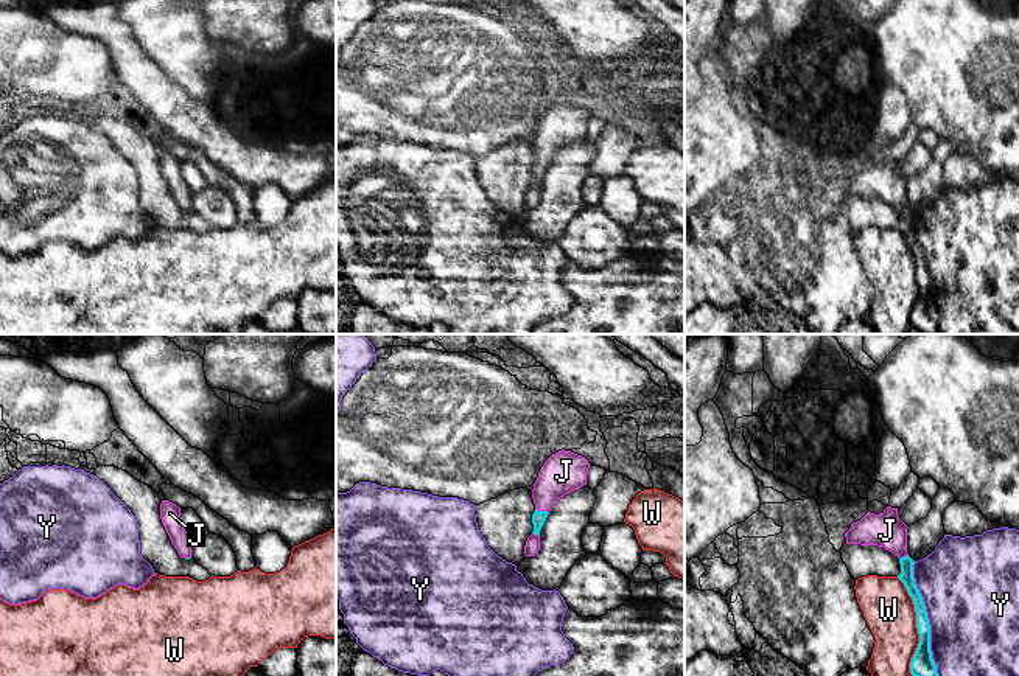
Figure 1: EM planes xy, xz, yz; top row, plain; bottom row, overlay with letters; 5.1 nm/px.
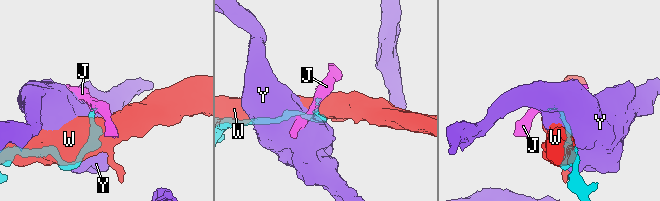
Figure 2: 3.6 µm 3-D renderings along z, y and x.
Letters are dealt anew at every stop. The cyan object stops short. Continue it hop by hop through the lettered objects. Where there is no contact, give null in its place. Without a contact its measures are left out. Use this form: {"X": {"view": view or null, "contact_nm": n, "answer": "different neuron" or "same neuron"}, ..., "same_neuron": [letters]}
{"J": {"view": "xz", "contact_nm": 80, "answer": "same neuron"}, "W": {"view": "yz", "contact_nm": 500, "answer": "different neuron"}, "Y": {"view": "yz", "contact_nm": 650, "answer": "different neuron"}, "same_neuron": ["J"]}

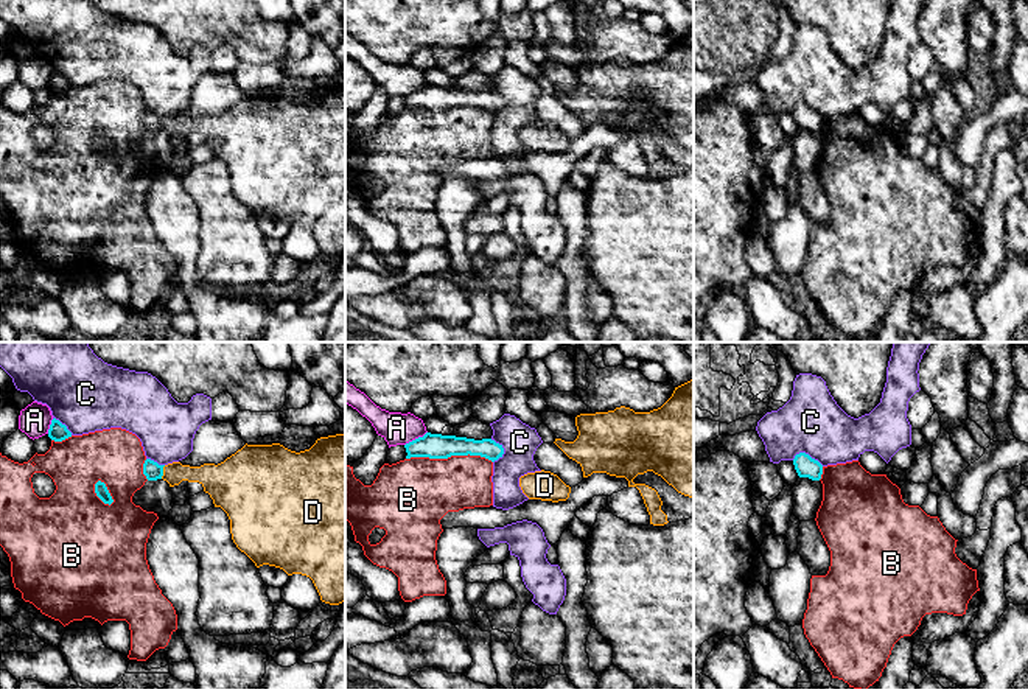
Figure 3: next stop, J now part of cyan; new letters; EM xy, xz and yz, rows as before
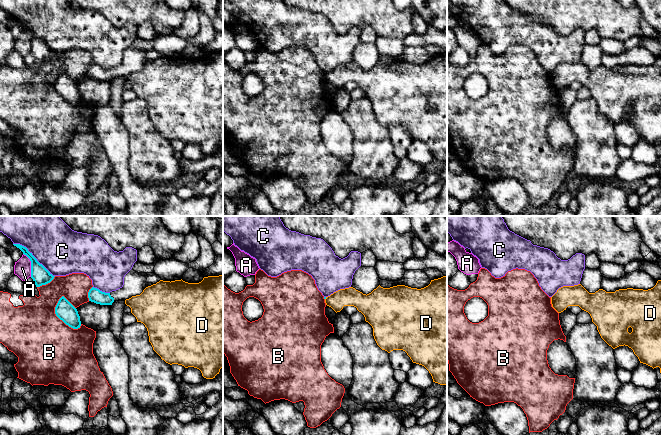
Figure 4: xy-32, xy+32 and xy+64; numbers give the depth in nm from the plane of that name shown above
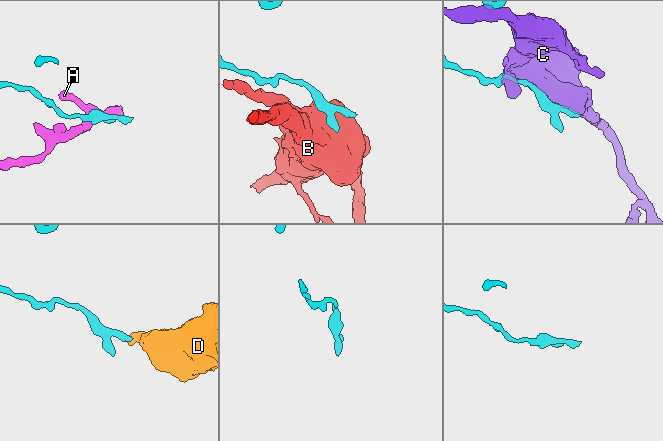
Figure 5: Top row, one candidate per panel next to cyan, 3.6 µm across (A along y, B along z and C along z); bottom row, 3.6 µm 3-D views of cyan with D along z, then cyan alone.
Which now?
{"A": {"view": "xz", "contact_nm": 140, "answer": "different neuron"}, "B": {"view": "xz", "contact_nm": 440, "answer": "different neuron"}, "C": {"view": "yz", "contact_nm": 170, "answer": "different neuron"}, "D": {"view": "xy", "contact_nm": 80, "answer": "different neuron"}, "same_neuron": []}

